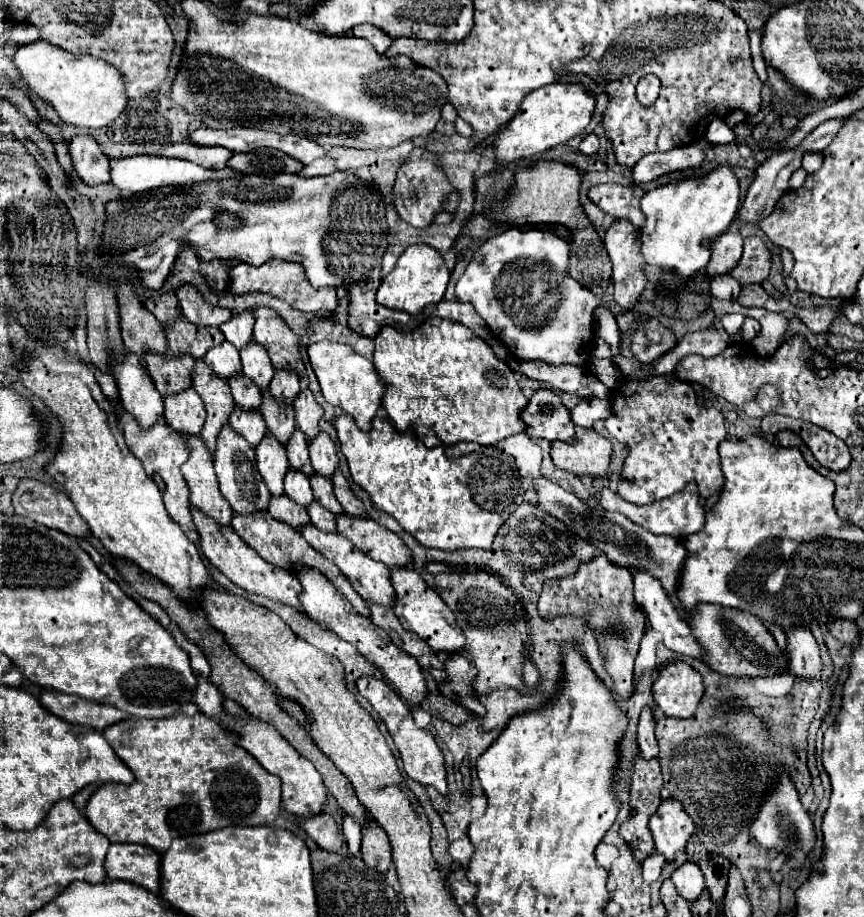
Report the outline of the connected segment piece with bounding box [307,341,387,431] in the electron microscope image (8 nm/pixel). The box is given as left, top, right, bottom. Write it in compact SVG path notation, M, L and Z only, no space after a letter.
M337 341L311 343L307 347L307 353L309 353L311 367L319 379L325 401L331 405L337 405L345 413L349 413L357 421L361 431L369 431L371 421L381 407L381 397L385 395L385 387L387 387L385 381L381 381L375 365L367 357L357 355L353 351L353 347L349 347L345 343L337 343Z

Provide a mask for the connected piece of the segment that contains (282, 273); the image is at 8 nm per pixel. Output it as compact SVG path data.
M273 259L267 261L265 265L235 265L229 271L229 291L243 295L243 293L251 293L251 291L263 291L275 297L285 299L291 307L301 309L301 311L319 311L319 309L327 309L327 311L335 311L339 305L335 287L321 287L315 289L311 287L311 283L305 279L305 271L299 263L291 263L291 261L283 261L283 259Z

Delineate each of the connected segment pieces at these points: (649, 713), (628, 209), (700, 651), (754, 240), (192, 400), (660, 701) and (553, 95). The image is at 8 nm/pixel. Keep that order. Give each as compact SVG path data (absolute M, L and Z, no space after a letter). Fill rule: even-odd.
M645 707L643 713L641 713L641 721L639 721L639 727L637 727L637 741L639 741L639 749L641 749L641 757L651 761L659 755L659 747L657 747L657 739L655 739L655 715L653 715L653 709Z
M605 183L605 185L593 185L587 191L587 197L607 215L613 219L627 219L633 223L637 229L645 225L645 215L641 213L641 197L645 191L635 185L615 185L615 183Z
M629 569L629 571L631 571L631 577L633 577L633 583L635 583L635 601L643 609L649 625L663 635L663 643L667 645L667 649L671 649L671 651L675 651L679 655L687 655L687 657L703 661L705 649L693 637L691 627L689 627L689 623L685 619L685 613L671 601L669 593L663 589L661 581L657 581L657 577L653 577L651 573L647 573L643 569Z
M747 237L743 245L743 257L737 267L729 273L741 285L761 283L771 271L771 251L759 237Z
M193 387L183 389L175 395L169 395L163 401L165 401L163 417L171 425L171 429L199 435L199 431L203 429L207 411L205 411L203 399Z
M677 661L663 665L653 681L655 705L667 715L677 719L693 717L703 697L701 675L687 663Z
M579 81L551 83L535 89L529 97L525 97L525 101L521 103L521 109L513 115L507 129L503 129L495 137L493 147L497 153L497 161L513 161L519 157L527 157L527 155L551 149L555 145L561 145L575 135L581 135L593 117L595 101L597 101L597 95L587 91Z

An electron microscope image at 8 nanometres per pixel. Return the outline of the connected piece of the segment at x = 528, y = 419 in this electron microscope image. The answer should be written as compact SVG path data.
M537 389L525 411L521 411L521 419L525 421L527 435L531 437L565 443L573 439L575 425L571 421L571 413L563 405L561 395L551 389Z

